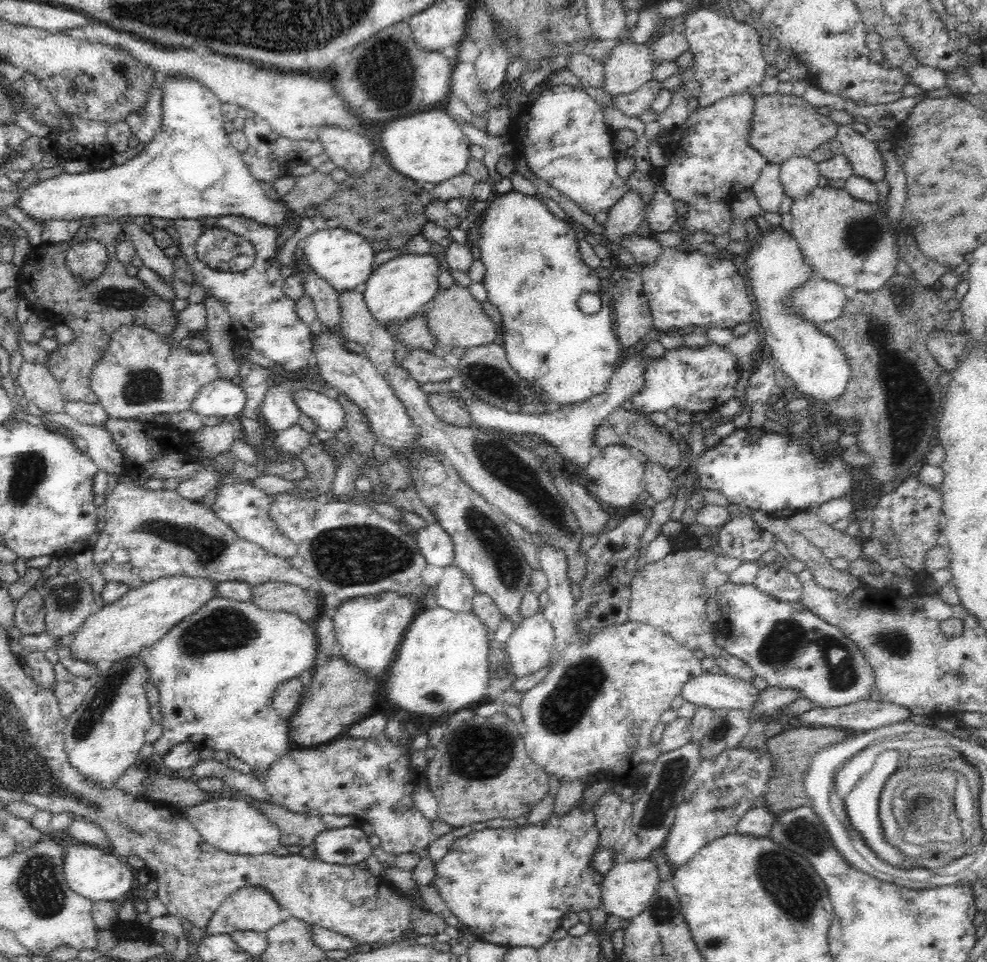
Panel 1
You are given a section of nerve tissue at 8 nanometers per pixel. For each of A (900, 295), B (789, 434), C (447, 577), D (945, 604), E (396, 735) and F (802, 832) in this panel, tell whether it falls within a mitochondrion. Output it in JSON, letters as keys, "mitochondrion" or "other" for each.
{"A":"mitochondrion","B":"other","C":"other","D":"other","E":"other","F":"mitochondrion"}

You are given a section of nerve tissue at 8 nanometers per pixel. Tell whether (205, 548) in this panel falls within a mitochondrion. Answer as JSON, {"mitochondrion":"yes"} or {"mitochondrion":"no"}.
{"mitochondrion":"yes"}

